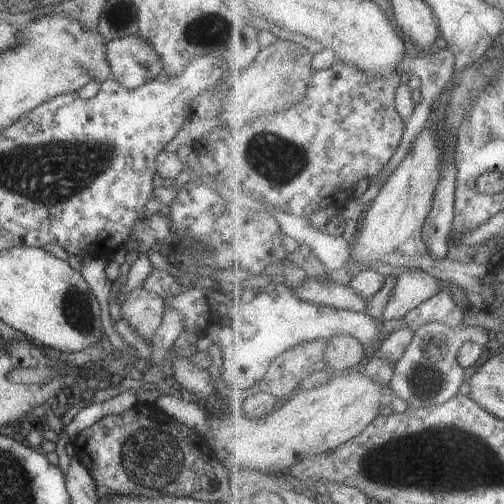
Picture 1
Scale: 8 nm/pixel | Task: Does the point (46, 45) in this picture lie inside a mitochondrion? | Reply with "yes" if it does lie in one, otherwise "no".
no

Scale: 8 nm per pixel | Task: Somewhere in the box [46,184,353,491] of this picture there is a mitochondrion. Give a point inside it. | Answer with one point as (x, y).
(143, 448)

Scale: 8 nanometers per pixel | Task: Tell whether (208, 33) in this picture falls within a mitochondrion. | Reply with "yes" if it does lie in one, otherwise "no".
yes

